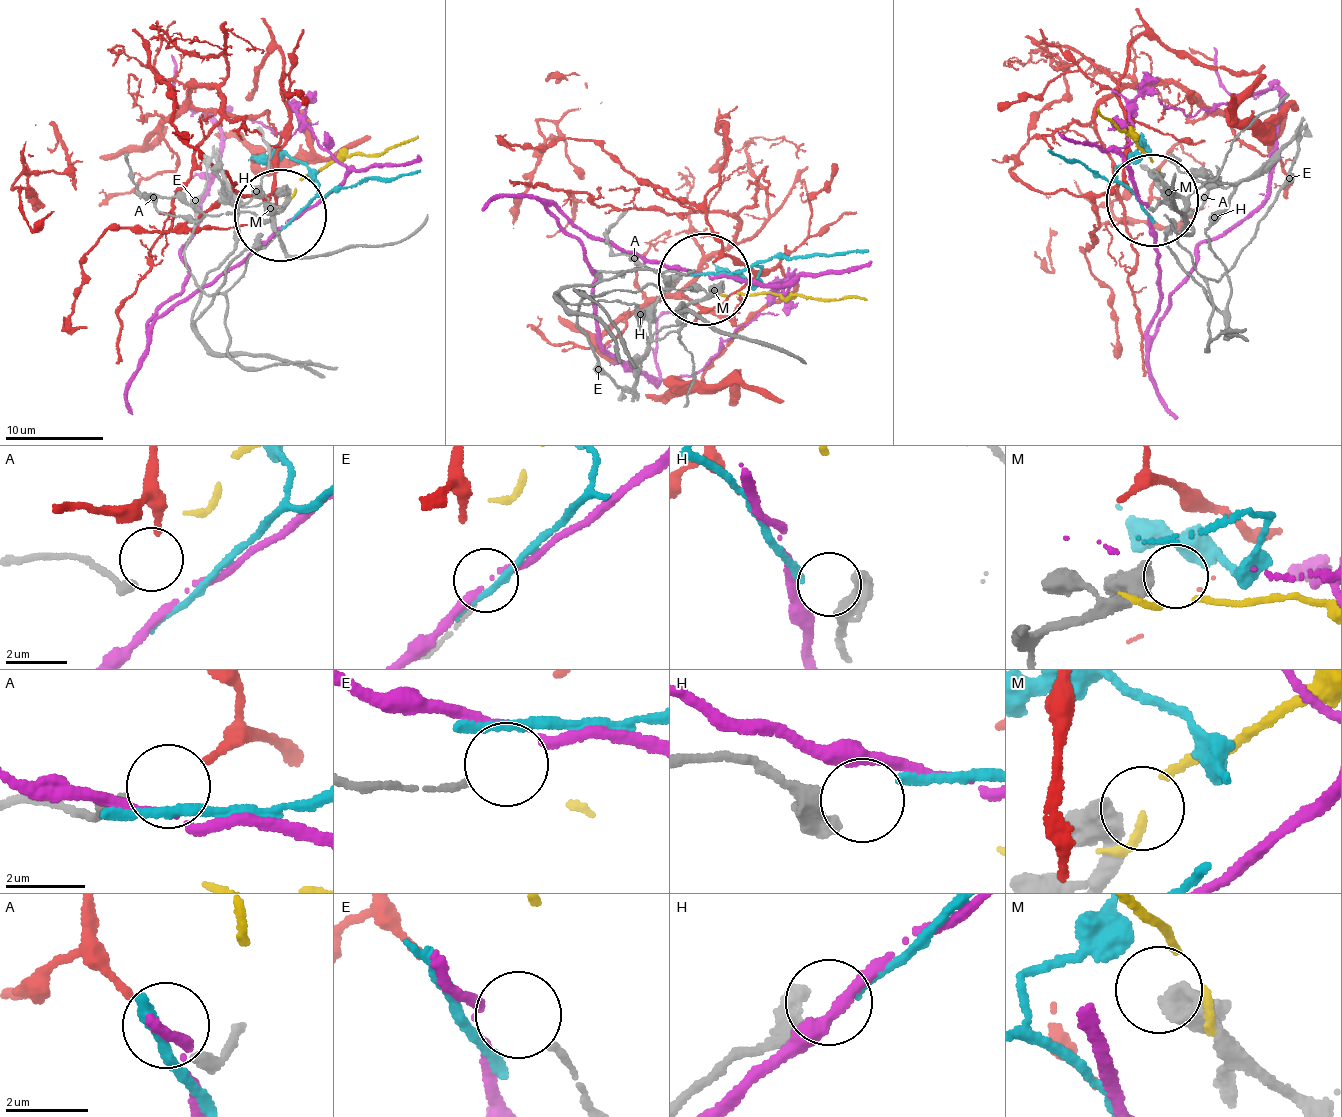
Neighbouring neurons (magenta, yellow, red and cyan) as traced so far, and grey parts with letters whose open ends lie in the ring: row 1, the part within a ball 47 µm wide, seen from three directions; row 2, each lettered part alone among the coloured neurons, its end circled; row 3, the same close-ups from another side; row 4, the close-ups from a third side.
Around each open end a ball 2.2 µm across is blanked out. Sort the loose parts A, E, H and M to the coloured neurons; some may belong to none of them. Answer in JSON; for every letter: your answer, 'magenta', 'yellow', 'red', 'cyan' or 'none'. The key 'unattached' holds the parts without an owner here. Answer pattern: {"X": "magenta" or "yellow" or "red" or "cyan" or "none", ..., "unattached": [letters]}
{"A": "red", "E": "none", "H": "cyan", "M": "none", "unattached": ["E", "M"]}

